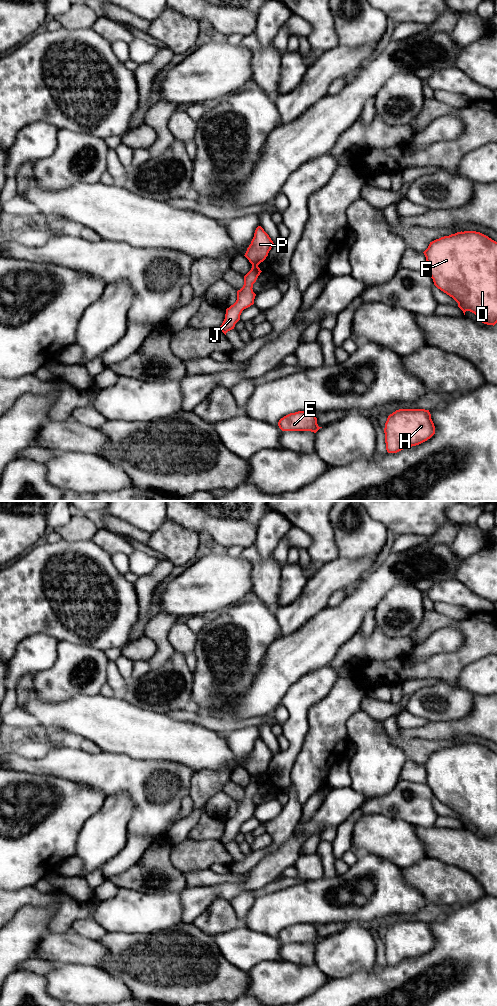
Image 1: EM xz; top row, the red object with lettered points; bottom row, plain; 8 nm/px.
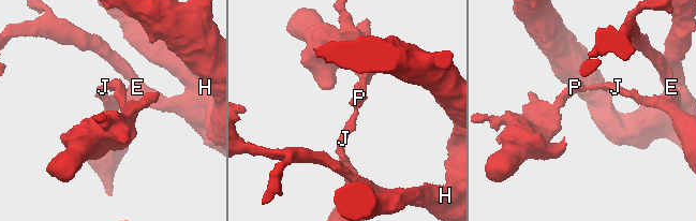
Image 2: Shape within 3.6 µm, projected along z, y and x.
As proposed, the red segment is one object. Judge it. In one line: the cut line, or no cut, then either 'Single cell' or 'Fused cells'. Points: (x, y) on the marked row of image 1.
Split along xz (252, 264), (257, 266). Fused cells

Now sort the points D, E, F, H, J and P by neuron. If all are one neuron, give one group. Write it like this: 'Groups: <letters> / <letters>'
Groups: D E F H J / P

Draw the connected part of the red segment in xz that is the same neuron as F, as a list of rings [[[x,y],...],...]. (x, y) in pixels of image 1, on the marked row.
[[[464,231],[444,236],[430,242],[423,252],[427,267],[426,272],[433,279],[434,285],[452,297],[463,311],[470,311],[478,320],[487,325],[497,323],[497,242],[476,231]]]

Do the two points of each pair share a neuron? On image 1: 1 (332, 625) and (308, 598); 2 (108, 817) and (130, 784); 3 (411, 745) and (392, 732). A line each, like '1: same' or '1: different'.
1: different
2: different
3: different

